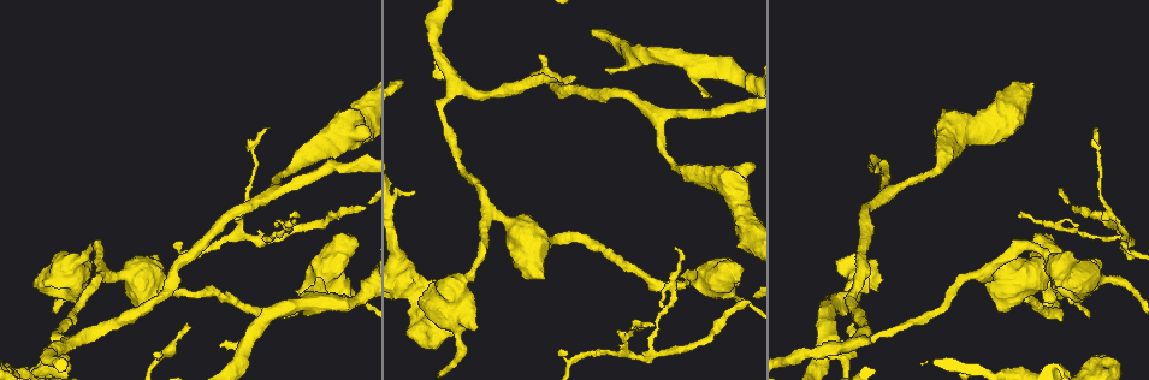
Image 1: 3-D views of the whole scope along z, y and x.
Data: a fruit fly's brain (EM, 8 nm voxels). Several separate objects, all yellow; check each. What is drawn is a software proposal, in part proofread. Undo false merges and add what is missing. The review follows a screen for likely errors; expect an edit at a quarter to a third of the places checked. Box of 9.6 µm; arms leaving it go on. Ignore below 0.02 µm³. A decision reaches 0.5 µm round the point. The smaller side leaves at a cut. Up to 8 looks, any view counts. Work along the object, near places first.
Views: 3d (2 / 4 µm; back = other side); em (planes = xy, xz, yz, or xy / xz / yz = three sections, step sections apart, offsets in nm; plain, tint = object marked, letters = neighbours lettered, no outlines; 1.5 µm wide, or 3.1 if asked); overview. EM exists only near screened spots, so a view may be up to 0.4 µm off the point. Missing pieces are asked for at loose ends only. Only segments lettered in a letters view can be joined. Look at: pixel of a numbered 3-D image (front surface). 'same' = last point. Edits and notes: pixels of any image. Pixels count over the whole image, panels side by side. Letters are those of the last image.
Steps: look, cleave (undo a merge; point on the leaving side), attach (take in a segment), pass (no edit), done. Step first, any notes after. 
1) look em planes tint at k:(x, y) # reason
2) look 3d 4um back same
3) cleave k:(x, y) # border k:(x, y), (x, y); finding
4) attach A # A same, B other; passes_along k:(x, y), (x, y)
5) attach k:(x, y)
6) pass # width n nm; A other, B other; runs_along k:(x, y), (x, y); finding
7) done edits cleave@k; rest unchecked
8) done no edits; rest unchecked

look 3d 2um at 1:(706, 96) # branch stops here

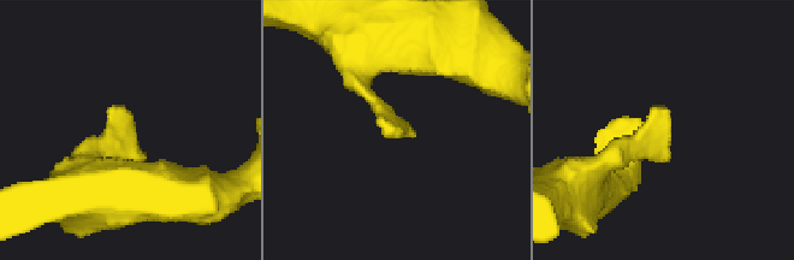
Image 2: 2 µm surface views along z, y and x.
look em planes letters at 2:(388, 128)

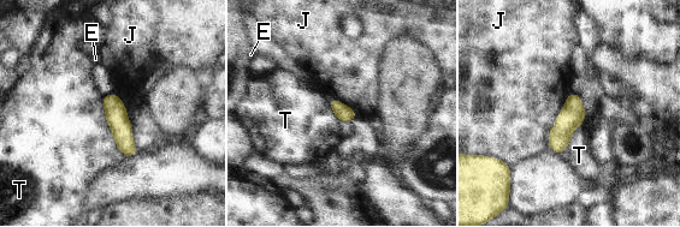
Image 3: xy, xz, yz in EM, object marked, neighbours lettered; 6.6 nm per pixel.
pass # width 110 nm; E other, J other, T other; runs_along 3:(105, 99), (114, 108), (128, 154); no lettered segment goes on from it

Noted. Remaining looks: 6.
look 3d 4um at 1:(349, 289) # thick turns thin

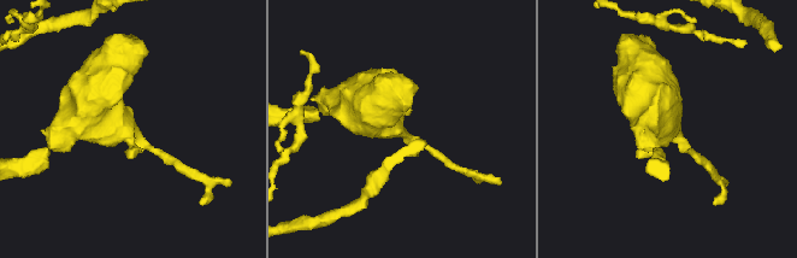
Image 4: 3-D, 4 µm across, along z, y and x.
look em planes letters at 4:(133, 132) # now the EM

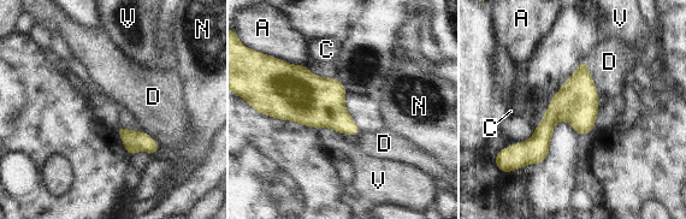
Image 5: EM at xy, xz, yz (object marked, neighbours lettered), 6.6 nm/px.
pass # A other, C other, D other, N other, V other; runs_along 5:(584, 63), (580, 88), (515, 151); continuous, no second neuron

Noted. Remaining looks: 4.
look em planes letters at 1:(1120, 244)

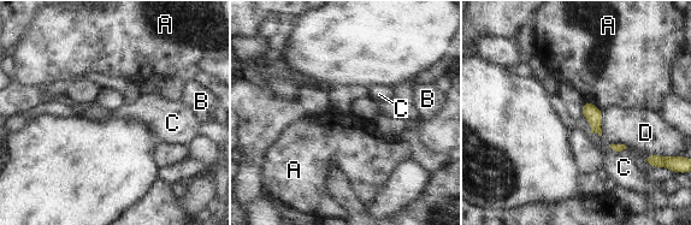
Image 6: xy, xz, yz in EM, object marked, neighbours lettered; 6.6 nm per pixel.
pass # longest_contact D 190 nm; A other, B other, C other, D other; border 6:(608, 144), (615, 151), (626, 148); none of them fits

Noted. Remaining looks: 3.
done no edits; rest unchecked

